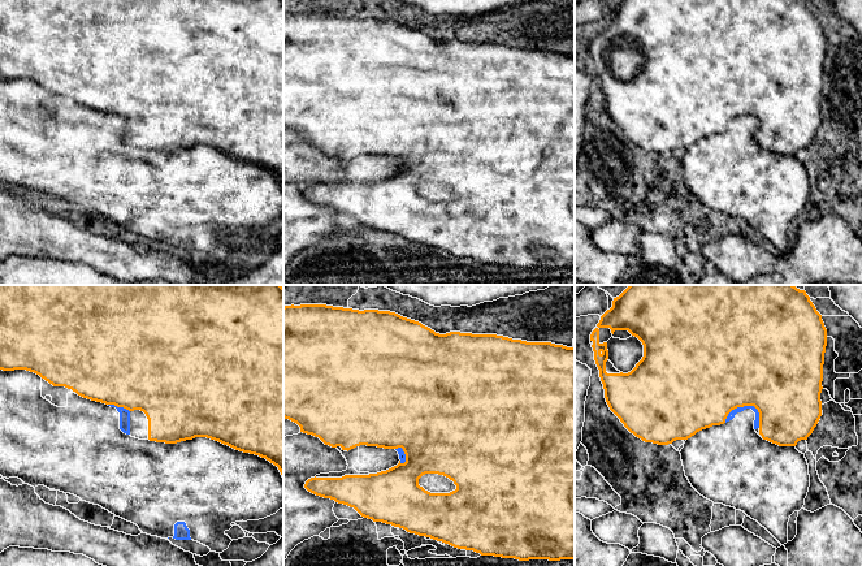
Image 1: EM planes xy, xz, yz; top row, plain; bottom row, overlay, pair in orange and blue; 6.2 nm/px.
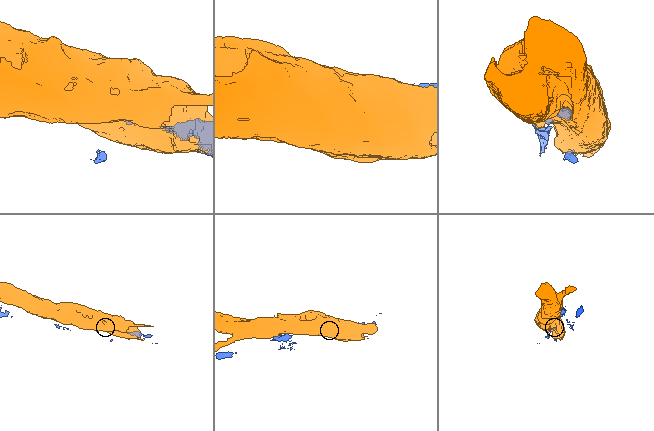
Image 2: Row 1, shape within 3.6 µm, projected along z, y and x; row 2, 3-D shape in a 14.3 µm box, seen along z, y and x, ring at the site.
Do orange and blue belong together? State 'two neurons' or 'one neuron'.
two neurons

